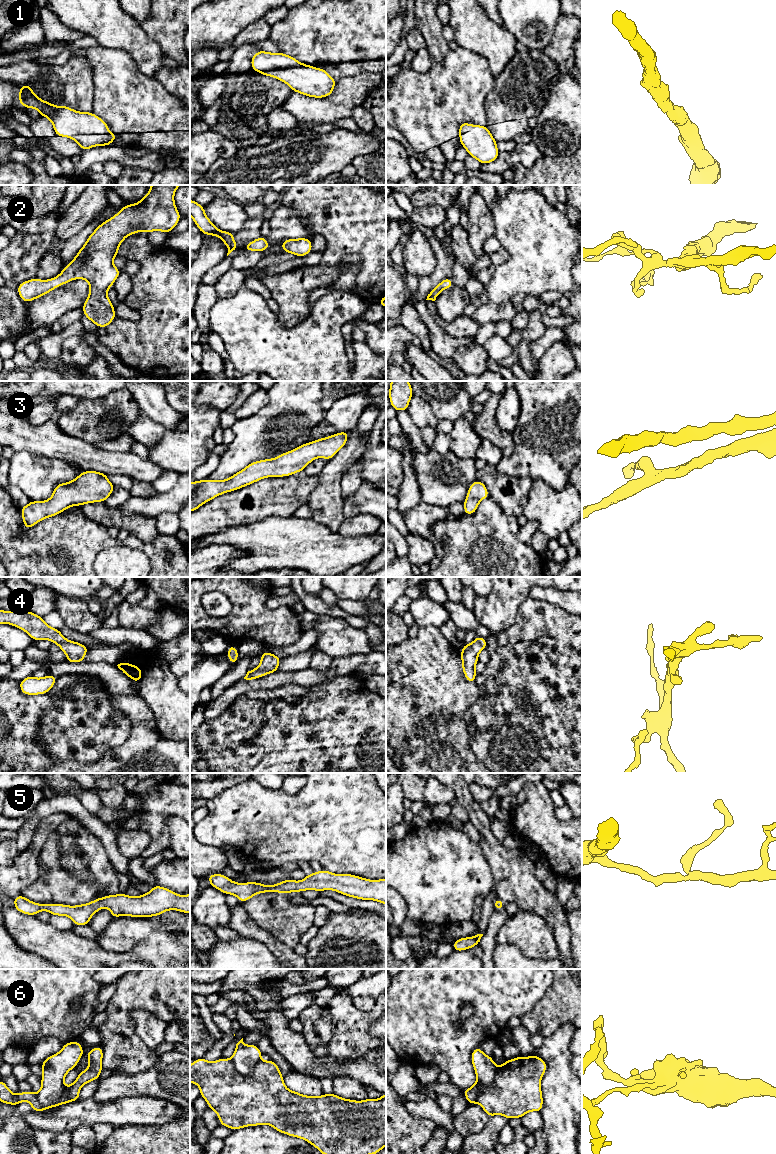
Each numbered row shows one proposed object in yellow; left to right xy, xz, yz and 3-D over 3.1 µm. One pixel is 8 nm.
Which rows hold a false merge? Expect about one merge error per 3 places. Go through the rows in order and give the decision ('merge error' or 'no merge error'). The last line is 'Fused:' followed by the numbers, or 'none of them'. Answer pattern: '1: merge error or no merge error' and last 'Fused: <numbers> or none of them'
1: no merge error
2: no merge error
3: no merge error
4: no merge error
5: no merge error
6: merge error
Fused: 6

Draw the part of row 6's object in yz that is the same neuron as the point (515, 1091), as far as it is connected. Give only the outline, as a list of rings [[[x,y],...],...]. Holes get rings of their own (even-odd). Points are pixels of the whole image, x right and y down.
[[[537,1054],[506,1060],[493,1083],[482,1088],[477,1103],[488,1117],[502,1115],[508,1120],[522,1118],[530,1111],[541,1113],[543,1097],[540,1082],[547,1064]]]

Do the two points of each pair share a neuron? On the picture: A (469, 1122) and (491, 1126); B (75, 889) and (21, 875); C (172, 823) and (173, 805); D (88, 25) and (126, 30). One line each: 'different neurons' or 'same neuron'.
A: different neurons
B: different neurons
C: different neurons
D: same neuron

